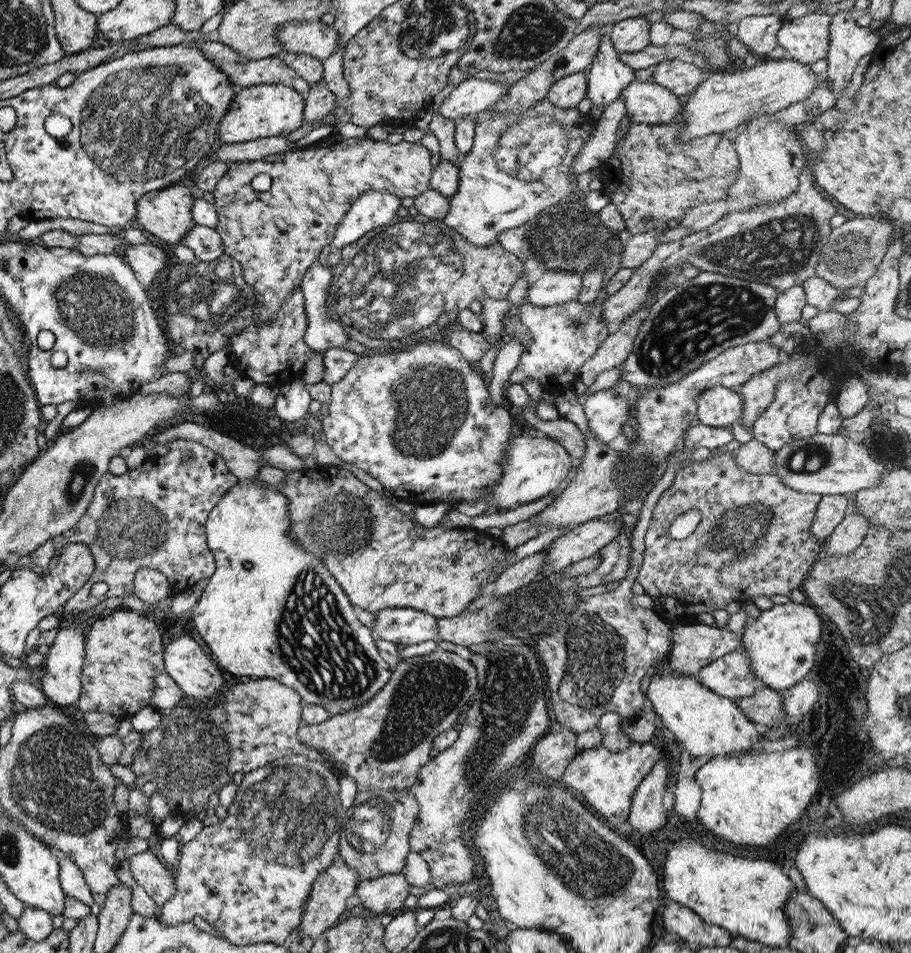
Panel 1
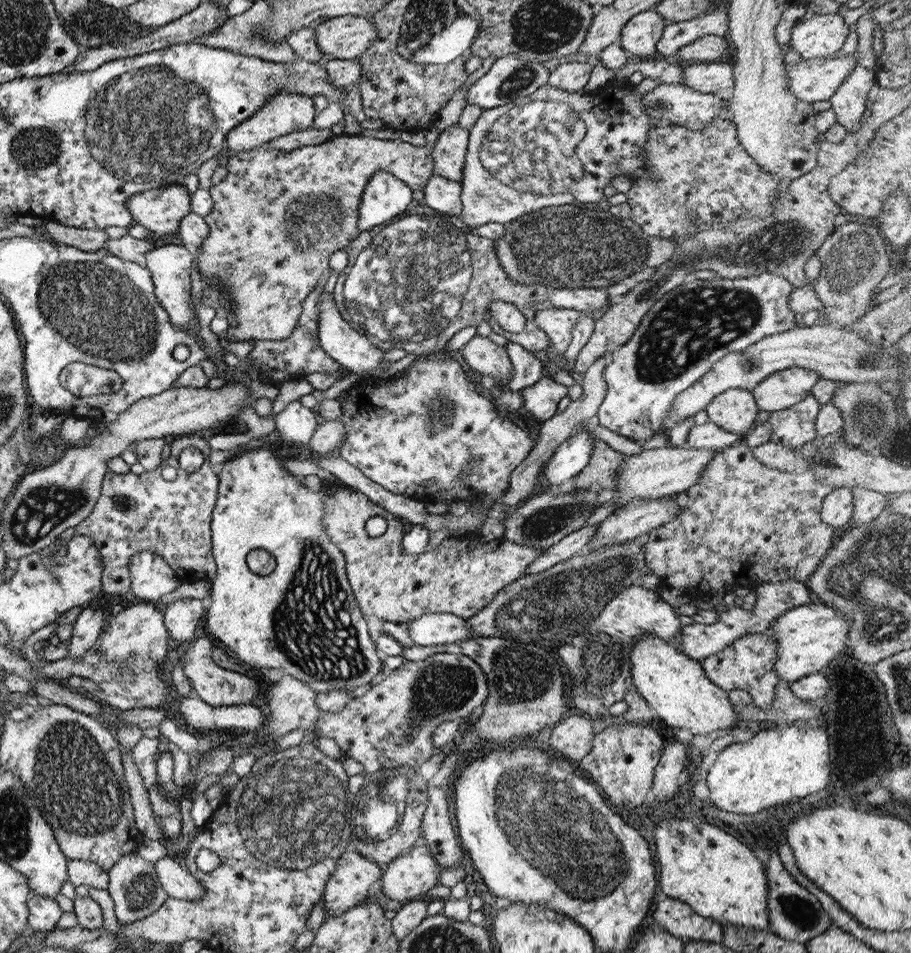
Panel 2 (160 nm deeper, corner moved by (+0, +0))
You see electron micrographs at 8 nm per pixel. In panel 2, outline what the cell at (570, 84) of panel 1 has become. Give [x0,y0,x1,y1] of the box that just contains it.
[547,62,591,92]

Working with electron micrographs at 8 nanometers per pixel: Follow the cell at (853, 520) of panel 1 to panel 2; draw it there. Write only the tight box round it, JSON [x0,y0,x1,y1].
[850,487,886,530]

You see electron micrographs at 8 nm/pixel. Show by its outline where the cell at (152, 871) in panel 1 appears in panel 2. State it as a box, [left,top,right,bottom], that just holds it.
[153,857,204,900]

